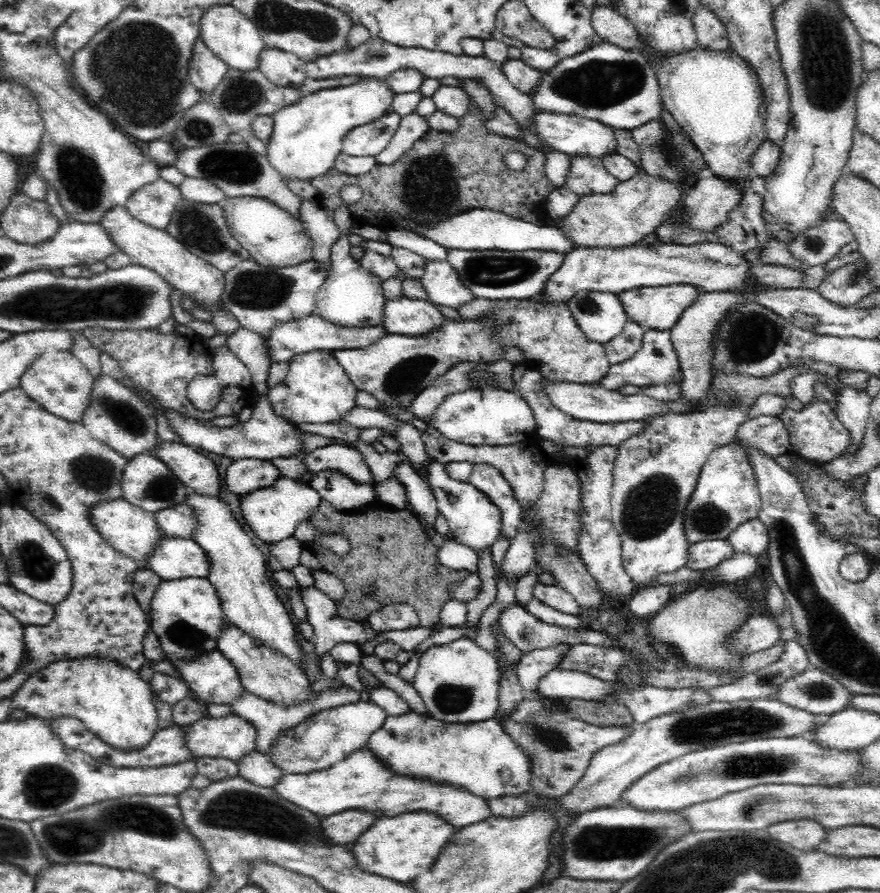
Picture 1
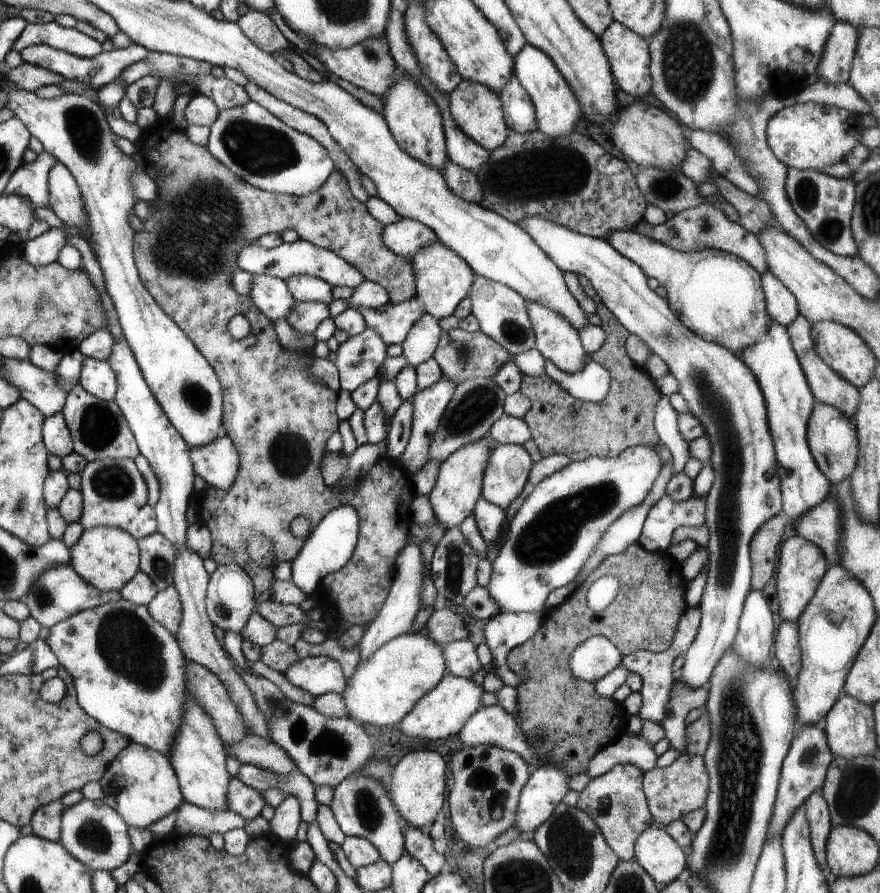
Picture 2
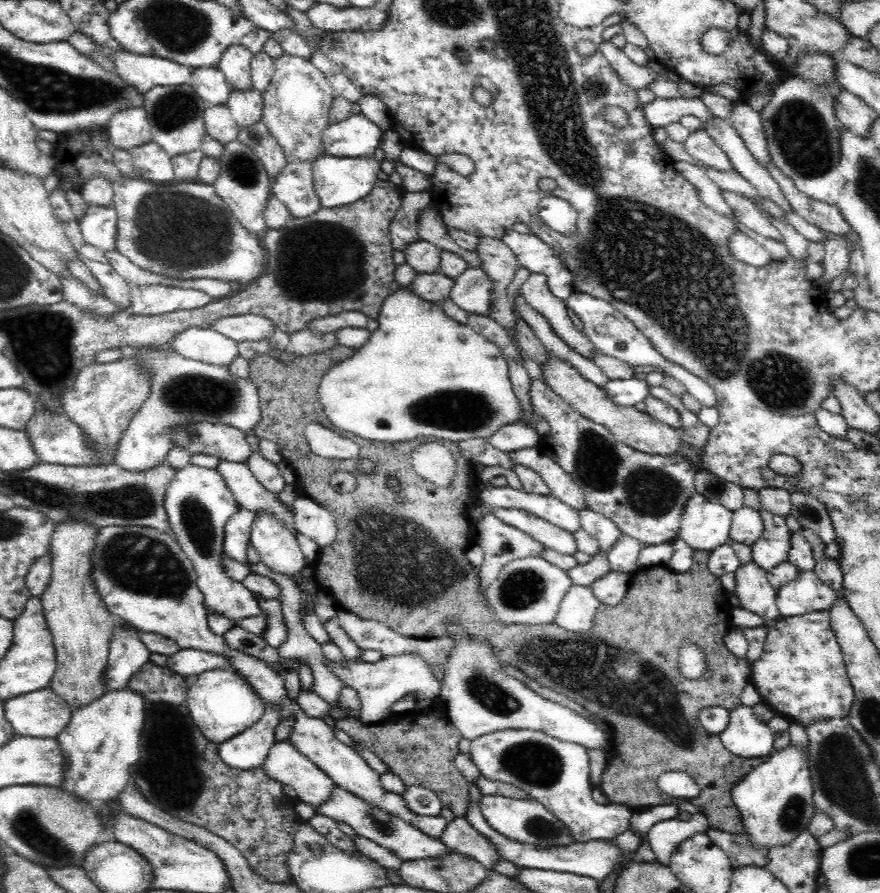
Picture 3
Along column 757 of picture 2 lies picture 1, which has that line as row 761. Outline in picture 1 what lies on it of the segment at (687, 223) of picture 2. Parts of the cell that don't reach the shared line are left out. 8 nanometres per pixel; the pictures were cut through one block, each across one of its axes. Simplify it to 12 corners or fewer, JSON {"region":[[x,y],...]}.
{"region":[[252,752],[240,758],[242,778],[274,788],[286,776],[270,756]]}

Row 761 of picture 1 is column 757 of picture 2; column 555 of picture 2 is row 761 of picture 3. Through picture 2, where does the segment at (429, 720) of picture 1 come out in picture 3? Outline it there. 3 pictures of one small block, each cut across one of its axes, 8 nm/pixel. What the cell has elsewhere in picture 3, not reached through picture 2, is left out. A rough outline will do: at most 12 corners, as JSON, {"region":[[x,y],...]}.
{"region":[[266,702],[260,722],[218,746],[242,772],[262,768],[276,744],[280,708]]}

